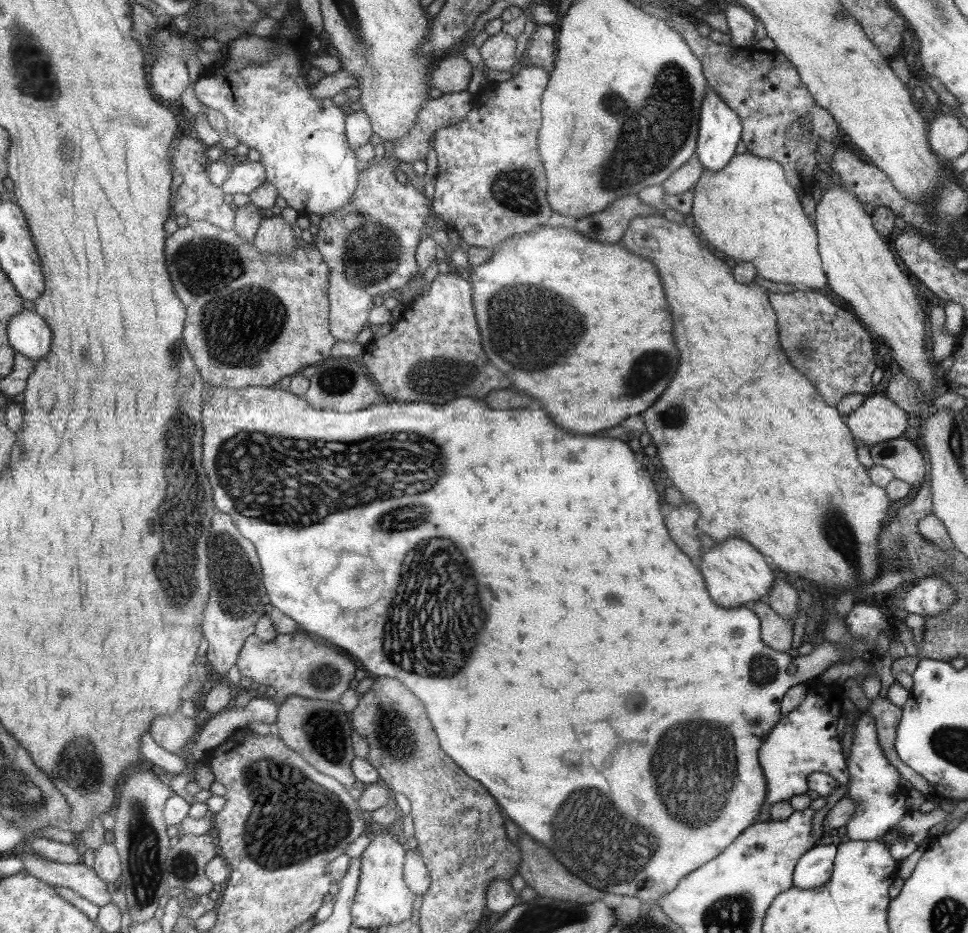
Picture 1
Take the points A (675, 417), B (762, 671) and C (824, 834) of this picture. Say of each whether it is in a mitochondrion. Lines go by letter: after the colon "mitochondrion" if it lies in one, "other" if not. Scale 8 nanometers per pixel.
A: mitochondrion
B: mitochondrion
C: other

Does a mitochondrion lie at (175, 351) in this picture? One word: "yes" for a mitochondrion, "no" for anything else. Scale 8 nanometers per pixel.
yes

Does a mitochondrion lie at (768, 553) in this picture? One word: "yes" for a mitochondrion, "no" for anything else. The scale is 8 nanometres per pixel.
no

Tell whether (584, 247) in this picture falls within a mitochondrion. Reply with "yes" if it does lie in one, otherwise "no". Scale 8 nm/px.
no

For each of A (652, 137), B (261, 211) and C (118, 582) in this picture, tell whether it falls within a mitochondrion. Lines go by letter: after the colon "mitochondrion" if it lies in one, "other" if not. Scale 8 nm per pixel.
A: mitochondrion
B: other
C: other

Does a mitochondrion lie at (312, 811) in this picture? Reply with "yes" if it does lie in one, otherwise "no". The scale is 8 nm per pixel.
yes

